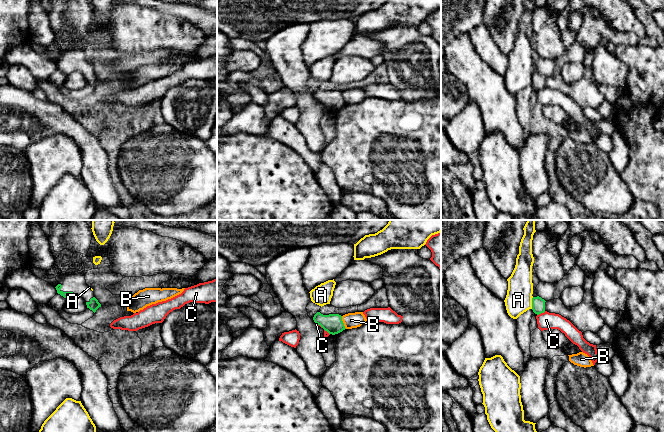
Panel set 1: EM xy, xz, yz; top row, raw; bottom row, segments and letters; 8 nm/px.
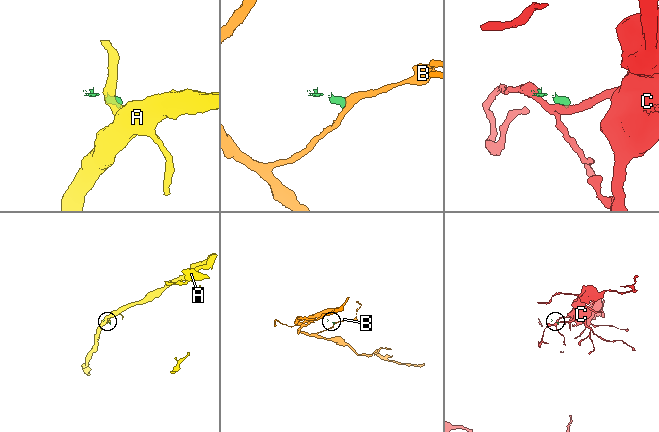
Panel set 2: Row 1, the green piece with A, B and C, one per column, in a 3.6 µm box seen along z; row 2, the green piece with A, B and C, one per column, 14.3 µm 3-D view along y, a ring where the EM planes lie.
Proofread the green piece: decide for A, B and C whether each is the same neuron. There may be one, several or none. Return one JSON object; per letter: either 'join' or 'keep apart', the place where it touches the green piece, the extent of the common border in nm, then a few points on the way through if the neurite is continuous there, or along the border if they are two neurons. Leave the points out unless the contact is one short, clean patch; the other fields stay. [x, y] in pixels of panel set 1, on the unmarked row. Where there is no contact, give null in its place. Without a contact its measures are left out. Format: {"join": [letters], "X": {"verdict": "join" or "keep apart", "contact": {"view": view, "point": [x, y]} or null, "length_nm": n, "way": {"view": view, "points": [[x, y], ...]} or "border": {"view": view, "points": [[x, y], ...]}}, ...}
{"join": [], "A": {"verdict": "keep apart", "contact": {"view": "yz", "point": [532, 79]}, "length_nm": 100, "border": {"view": "yz", "points": [[533, 73], [531, 84]]}}, "B": {"verdict": "keep apart", "contact": {"view": "xz", "point": [342, 98]}, "length_nm": 110, "border": {"view": "xz", "points": [[341, 92], [343, 101], [346, 104]]}}, "C": {"verdict": "keep apart", "contact": {"view": "yz", "point": [541, 88]}, "length_nm": 80, "border": {"view": "yz", "points": [[545, 87], [537, 91]]}}}

